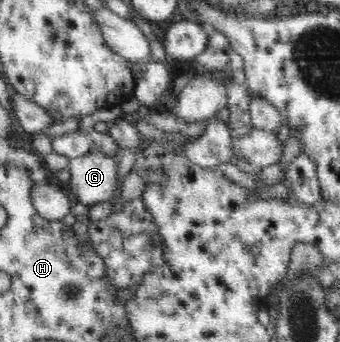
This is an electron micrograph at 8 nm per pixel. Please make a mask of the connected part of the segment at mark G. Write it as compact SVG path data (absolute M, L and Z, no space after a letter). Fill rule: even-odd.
M102 151L71 158L68 168L72 201L85 204L88 208L111 200L120 184L116 162Z

